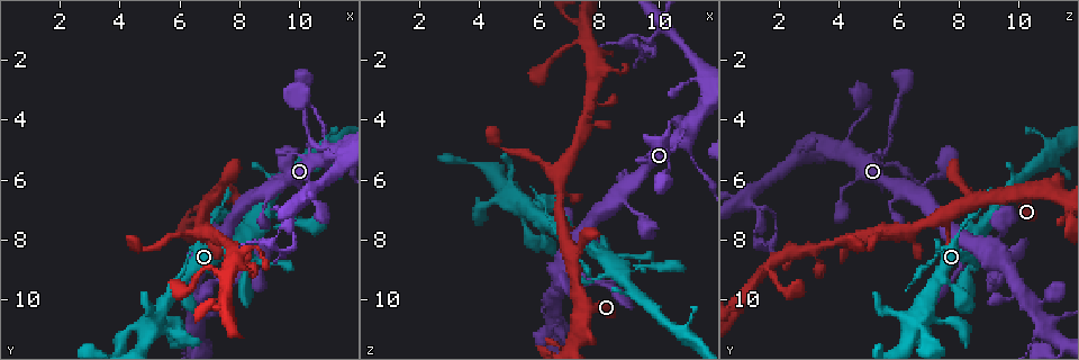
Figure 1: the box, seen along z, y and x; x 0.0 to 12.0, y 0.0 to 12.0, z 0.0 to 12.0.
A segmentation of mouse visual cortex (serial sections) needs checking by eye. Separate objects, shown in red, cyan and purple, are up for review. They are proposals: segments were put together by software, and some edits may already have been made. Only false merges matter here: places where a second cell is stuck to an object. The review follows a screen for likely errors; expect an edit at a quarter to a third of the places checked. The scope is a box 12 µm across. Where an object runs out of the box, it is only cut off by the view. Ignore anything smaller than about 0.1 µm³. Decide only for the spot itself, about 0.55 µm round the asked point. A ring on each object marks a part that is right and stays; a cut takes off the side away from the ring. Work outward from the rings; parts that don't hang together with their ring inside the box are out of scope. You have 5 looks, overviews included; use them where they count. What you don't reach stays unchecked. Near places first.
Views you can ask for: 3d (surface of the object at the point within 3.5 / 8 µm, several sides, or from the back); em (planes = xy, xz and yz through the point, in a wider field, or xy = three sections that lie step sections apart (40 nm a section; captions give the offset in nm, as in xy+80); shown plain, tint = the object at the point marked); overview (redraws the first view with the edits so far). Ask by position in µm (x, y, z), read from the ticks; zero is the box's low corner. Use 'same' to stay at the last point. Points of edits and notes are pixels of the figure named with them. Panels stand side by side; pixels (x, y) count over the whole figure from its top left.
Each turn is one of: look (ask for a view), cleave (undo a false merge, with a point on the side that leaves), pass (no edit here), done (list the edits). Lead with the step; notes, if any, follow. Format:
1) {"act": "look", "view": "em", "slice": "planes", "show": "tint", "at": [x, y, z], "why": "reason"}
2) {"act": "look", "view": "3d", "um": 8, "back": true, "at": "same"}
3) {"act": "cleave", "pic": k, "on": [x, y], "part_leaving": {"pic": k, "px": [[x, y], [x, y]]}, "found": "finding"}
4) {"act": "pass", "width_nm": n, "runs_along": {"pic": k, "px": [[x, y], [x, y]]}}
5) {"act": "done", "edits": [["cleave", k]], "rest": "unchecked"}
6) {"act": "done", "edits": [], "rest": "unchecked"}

{"act": "look", "view": "3d", "um": 3.5, "at": [6.6, 10.9, 10.9], "why": "sudden change in width"}

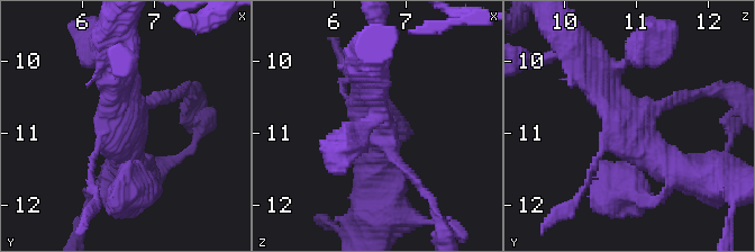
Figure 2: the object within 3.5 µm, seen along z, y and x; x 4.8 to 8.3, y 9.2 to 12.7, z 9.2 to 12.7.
{"act": "look", "view": "em", "slice": "xy", "step": 2, "show": "tint", "at": [6.55, 11.00, 10.90], "why": "now the EM"}

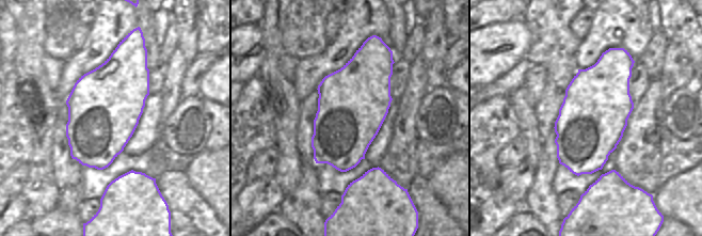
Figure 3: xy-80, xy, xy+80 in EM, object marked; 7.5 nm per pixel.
{"act": "pass", "runs_along": {"pic": 2, "px": [[589, 64], [643, 151], [687, 172]]}, "found": "continuous, no second cell"}

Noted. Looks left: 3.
{"act": "look", "view": "em", "slice": "planes", "show": "tint", "at": [7.7, 9.2, 9.5], "why": "branch point"}

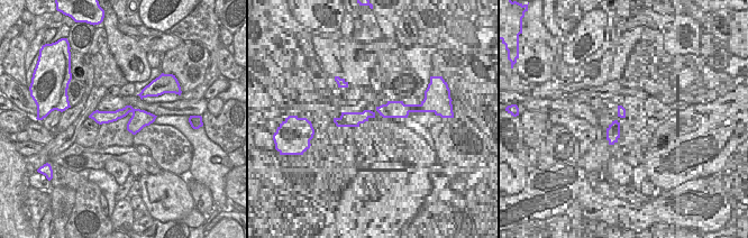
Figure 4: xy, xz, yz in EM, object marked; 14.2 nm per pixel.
{"act": "look", "view": "3d", "um": 3.5, "at": "same"}

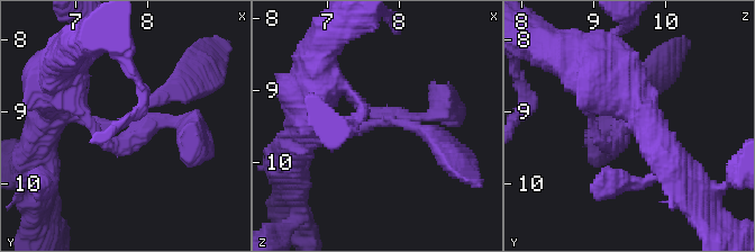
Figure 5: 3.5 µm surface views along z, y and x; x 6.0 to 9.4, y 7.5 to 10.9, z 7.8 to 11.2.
{"act": "pass", "arm_widths_nm": [150, 150, 200], "runs_along": {"pic": 4, "px": [[93, 116], [131, 110], [152, 118]]}, "found": "continuous, no second cell"}

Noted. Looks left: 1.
{"act": "done", "edits": [], "rest": "unchecked"}

